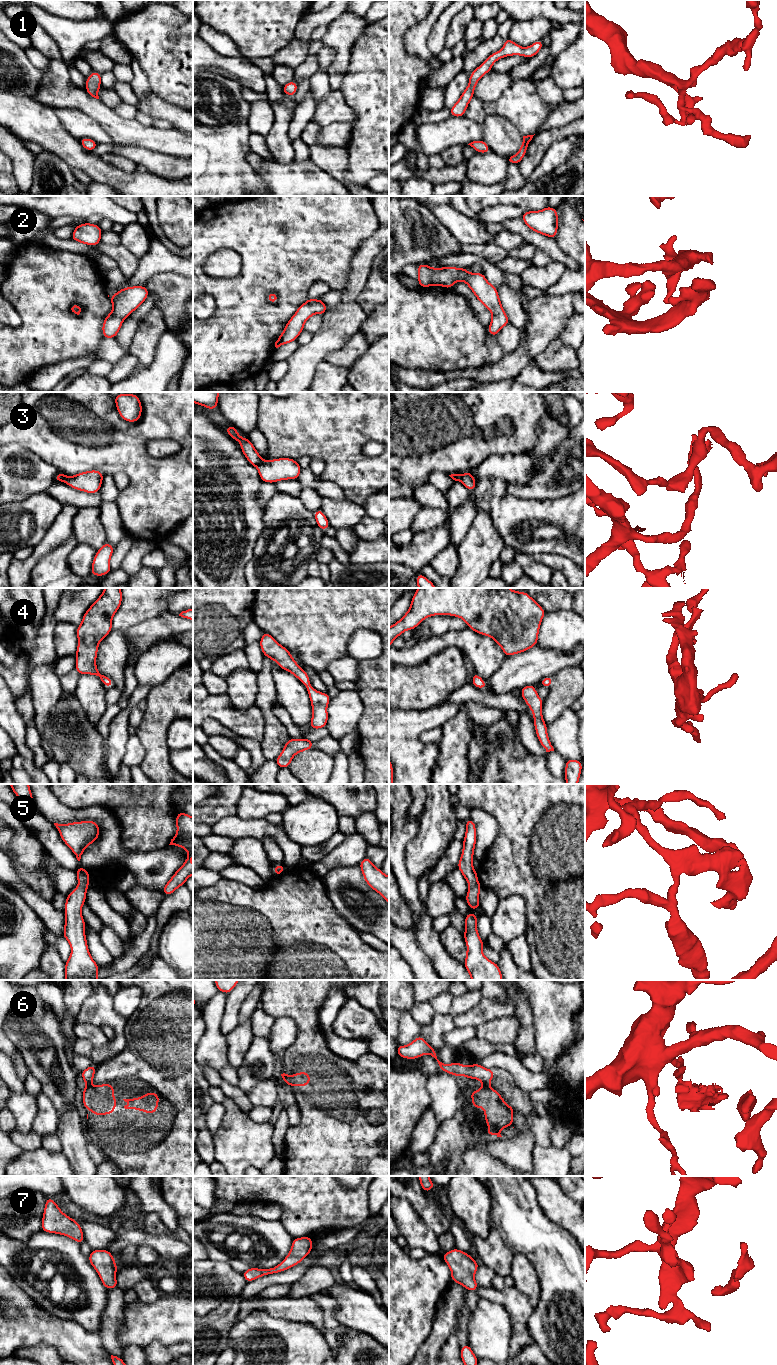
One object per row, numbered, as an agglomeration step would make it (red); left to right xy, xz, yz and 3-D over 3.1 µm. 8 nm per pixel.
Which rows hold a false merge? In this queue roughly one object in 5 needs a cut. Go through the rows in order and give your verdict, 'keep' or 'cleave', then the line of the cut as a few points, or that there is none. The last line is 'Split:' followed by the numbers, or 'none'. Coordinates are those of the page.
1: keep; cut none
2: keep; cut none
3: cleave; cut xz (262, 461), (256, 466)
4: keep; cut none
5: keep; cut none
6: cleave; cut yz (486, 1083), (483, 1085)
7: keep; cut none
Split: 3, 6

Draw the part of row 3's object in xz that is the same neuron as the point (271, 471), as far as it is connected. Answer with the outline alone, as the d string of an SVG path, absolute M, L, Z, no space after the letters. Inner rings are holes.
M291 458L264 460L257 466L257 469L261 481L268 483L289 479L298 480L302 470L297 461Z

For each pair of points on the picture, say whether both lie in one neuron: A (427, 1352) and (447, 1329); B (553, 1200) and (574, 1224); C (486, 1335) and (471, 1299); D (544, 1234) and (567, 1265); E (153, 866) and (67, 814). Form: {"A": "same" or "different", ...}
{"A": "same", "B": "same", "C": "different", "D": "same", "E": "same"}

